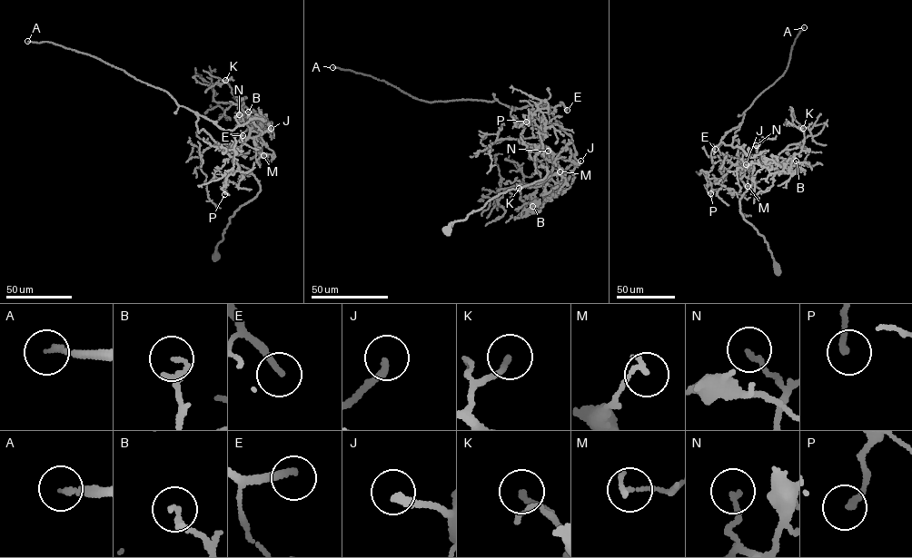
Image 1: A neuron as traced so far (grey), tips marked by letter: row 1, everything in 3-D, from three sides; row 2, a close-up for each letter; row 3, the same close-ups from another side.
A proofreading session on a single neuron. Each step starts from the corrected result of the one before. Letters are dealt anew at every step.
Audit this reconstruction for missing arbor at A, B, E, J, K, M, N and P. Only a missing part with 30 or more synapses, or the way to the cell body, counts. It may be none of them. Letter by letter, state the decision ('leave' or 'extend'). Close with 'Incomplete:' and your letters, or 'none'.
A: extend
B: leave
E: extend
J: extend
K: leave
M: leave
N: leave
P: leave
Incomplete: A, E, J

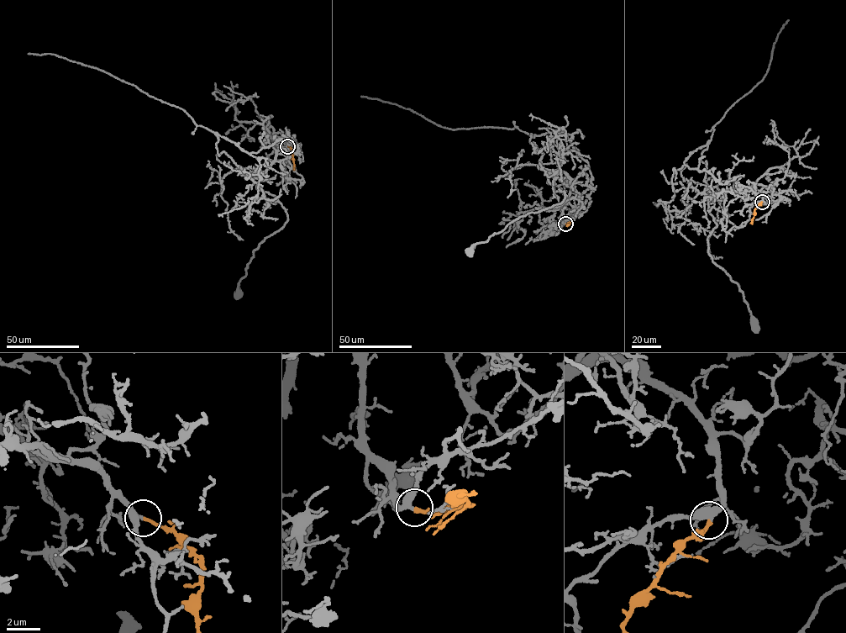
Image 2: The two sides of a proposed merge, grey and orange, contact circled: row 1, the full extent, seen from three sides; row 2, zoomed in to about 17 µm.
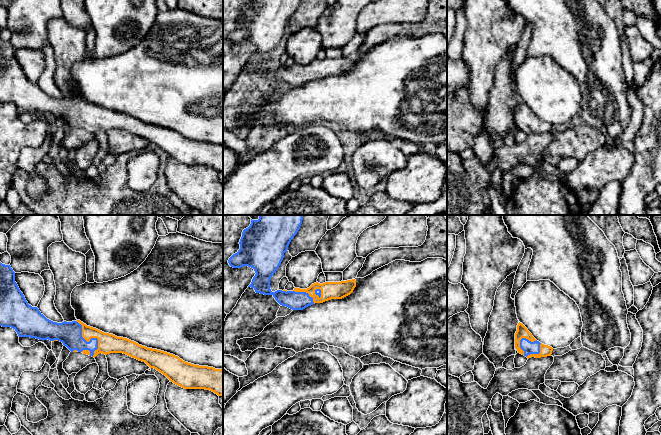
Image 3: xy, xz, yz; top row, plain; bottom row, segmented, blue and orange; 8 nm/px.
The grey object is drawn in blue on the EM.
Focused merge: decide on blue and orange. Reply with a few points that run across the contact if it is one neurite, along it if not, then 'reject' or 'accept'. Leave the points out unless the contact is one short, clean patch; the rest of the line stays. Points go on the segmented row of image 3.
line xy (69, 333), (90, 339), (108, 343); accept

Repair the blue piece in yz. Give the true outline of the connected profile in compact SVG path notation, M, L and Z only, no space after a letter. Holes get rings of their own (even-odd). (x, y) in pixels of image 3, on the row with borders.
M520 322L515 333L515 348L518 353L526 356L528 359L531 357L541 358L551 356L553 351L552 347L537 341Z

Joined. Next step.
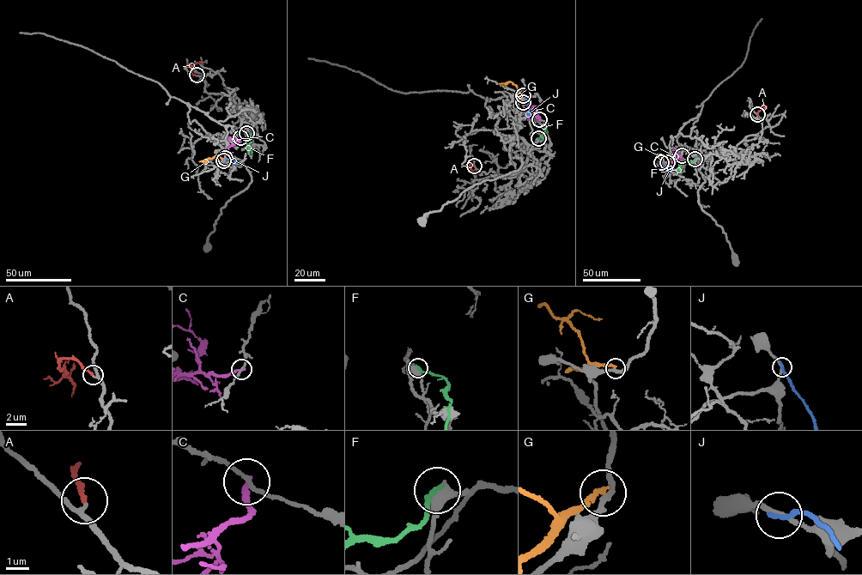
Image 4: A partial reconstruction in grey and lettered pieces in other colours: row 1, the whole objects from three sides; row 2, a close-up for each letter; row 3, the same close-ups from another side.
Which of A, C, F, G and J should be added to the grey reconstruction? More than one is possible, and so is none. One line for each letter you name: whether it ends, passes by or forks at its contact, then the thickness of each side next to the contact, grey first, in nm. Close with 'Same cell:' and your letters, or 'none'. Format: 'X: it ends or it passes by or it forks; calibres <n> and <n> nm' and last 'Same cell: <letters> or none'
A: it ends; calibres 170 and 170 nm
Same cell: A

